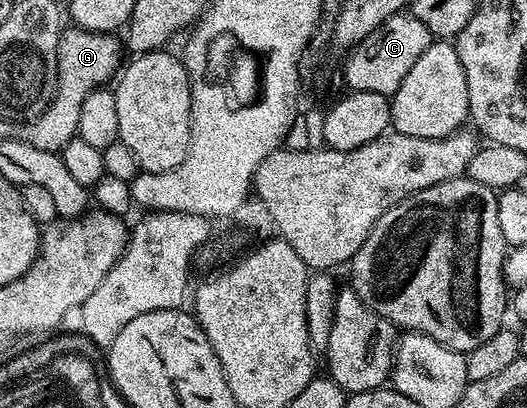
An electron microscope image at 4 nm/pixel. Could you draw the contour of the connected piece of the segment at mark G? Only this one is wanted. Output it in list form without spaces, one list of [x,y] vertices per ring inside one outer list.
[[[67,26],[62,29],[56,66],[56,92],[48,108],[35,120],[24,123],[17,132],[18,139],[37,146],[37,150],[62,153],[63,147],[79,131],[81,106],[93,90],[110,85],[120,71],[119,59],[125,56],[120,37],[110,32],[90,32]]]

